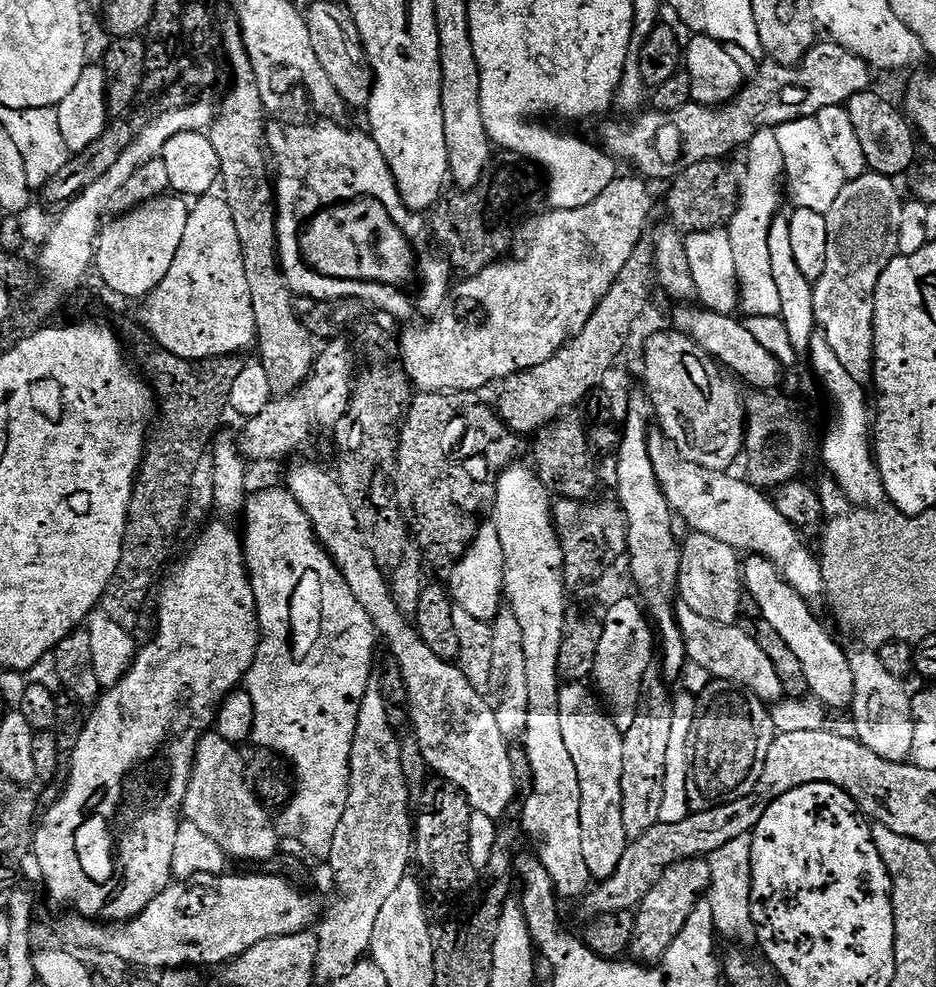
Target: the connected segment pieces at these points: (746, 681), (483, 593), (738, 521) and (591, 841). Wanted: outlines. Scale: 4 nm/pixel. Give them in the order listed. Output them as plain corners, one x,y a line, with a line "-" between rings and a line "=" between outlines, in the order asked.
683,602
676,605
676,621
686,642
689,661
705,667
717,681
747,689
769,706
783,700
782,682
775,673
773,662
759,649
747,629
736,624
710,622
710,618
694,614
694,610
690,610
690,606
=
481,523
467,554
450,569
447,576
446,587
459,611
470,614
470,618
478,618
485,622
495,621
506,600
502,538
498,538
495,523
=
656,430
648,437
648,449
650,450
650,460
654,462
654,474
658,474
658,482
662,486
664,496
668,499
668,505
672,507
673,513
680,516
689,524
692,532
701,532
710,538
718,538
718,542
726,542
726,546
735,548
737,553
751,554
766,558
777,568
784,581
802,598
809,602
819,601
824,595
824,583
822,582
822,570
819,559
800,541
801,533
792,527
789,520
778,511
775,503
768,500
761,489
756,488
747,479
735,480
732,474
722,472
710,472
705,468
700,468
685,460
676,447
669,442
668,437
663,432
=
584,682
565,683
560,690
560,713
562,742
566,742
570,758
574,758
582,790
582,854
586,858
586,870
590,870
593,881
599,882
610,879
618,869
622,854
626,854
630,841
626,826
622,826
624,738
616,729
611,715
602,707
597,693
591,687
588,689
588,686

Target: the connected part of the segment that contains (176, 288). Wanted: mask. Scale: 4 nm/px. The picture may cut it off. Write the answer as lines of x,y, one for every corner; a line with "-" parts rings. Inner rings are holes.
209,194
197,199
191,205
188,213
188,221
186,222
186,234
182,234
182,246
178,246
178,254
174,258
174,262
170,266
170,270
166,274
166,278
162,278
162,282
154,291
143,301
144,304
144,320
142,324
147,331
152,333
153,340
164,348
167,352
173,352
178,358
186,358
187,360
208,360
211,356
226,356
229,354
243,353
243,348
248,348
257,343
256,323
254,322
254,306
250,298
250,282
246,280
246,266
242,264
242,246
238,240
238,230
234,228
234,214
228,201
216,194

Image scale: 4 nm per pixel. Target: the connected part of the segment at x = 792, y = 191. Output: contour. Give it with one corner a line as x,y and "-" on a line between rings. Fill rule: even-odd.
802,118
796,124
782,124
775,129
778,146
782,150
784,175
786,177
786,196
793,200
793,205
802,210
814,210
827,214
830,206
842,194
845,186
844,175
833,157
822,135
822,129
814,118

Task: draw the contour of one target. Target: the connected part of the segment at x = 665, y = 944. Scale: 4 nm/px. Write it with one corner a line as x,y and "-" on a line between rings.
707,859
686,860
670,865
660,881
654,885
654,890
646,894
634,912
636,925
630,949
631,959
644,966
659,964
666,950
670,950
674,938
682,934
682,926
686,926
690,914
694,914
694,910
711,886
712,865

